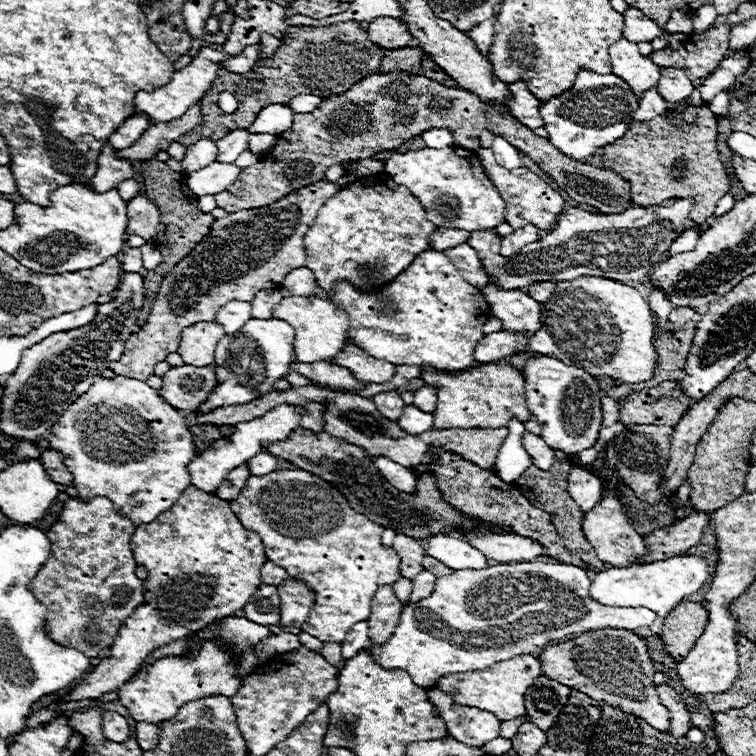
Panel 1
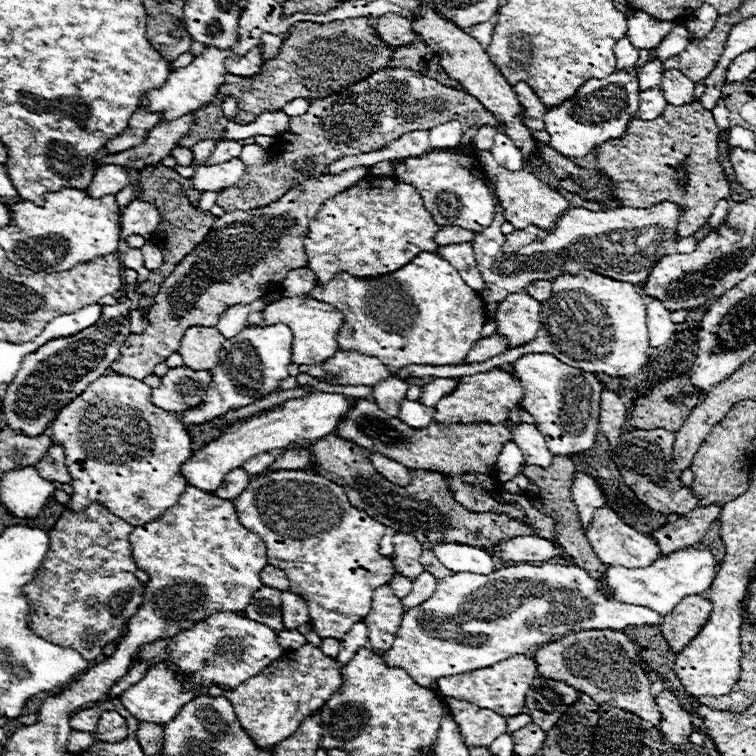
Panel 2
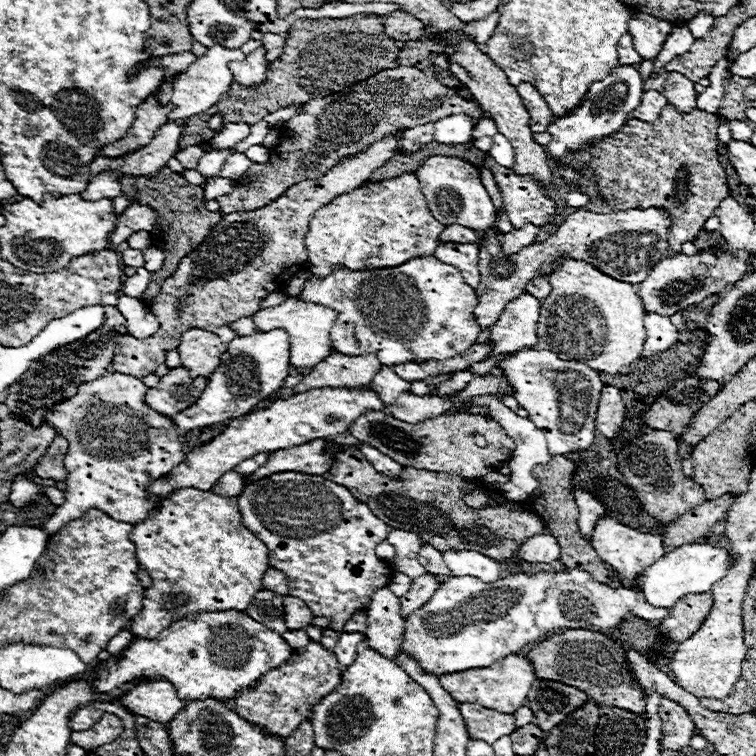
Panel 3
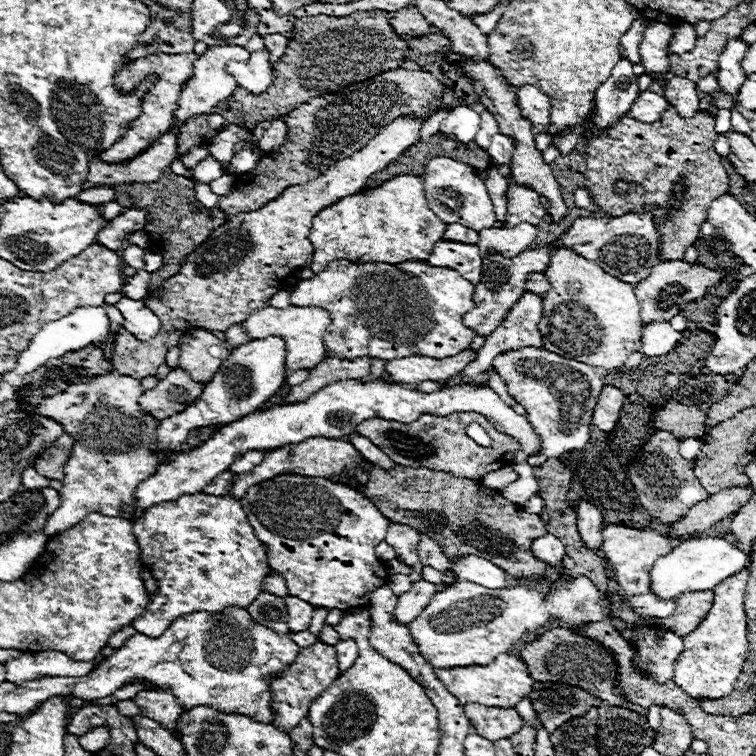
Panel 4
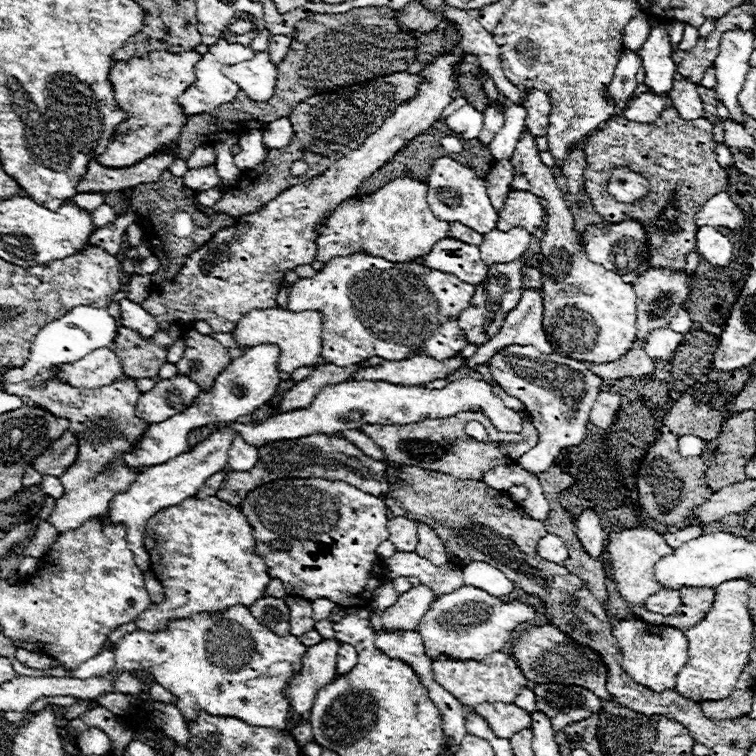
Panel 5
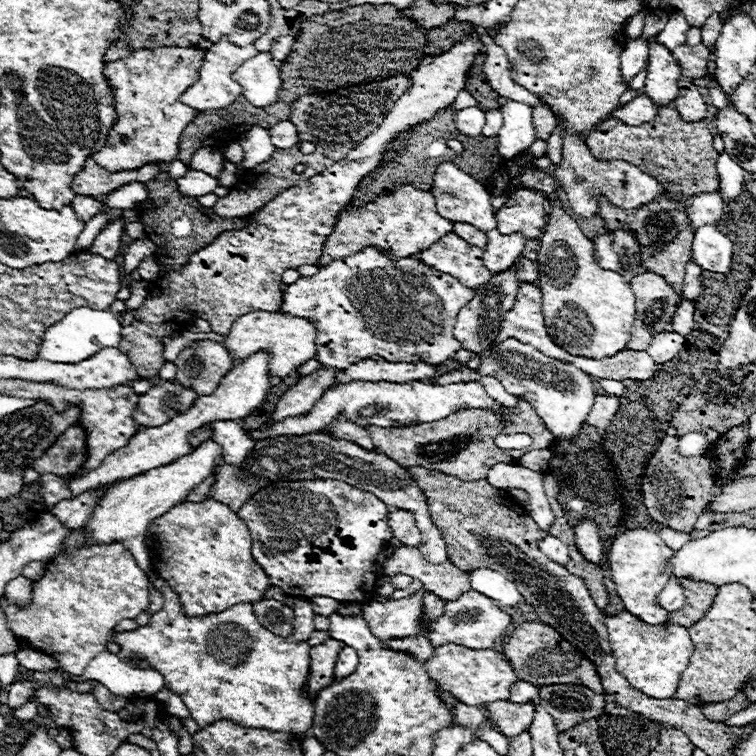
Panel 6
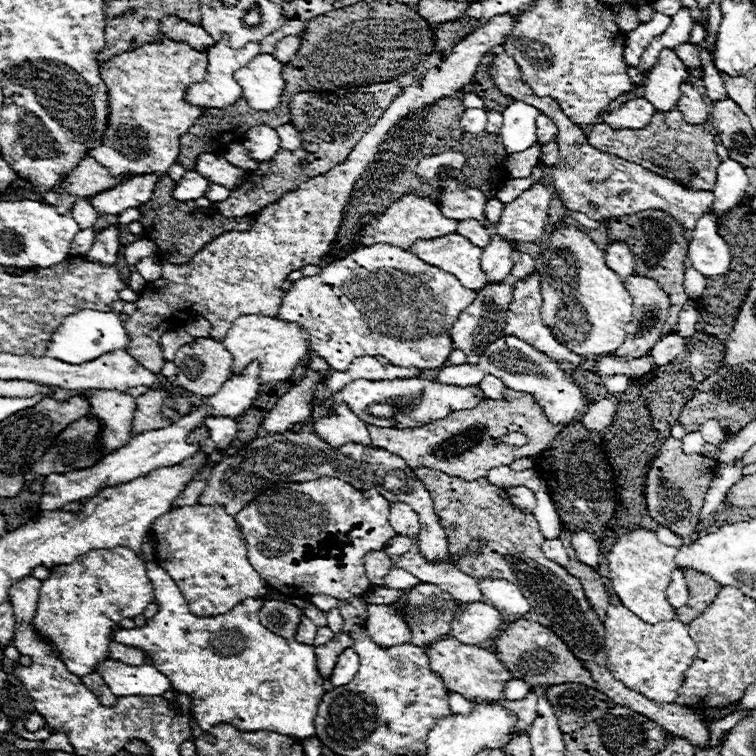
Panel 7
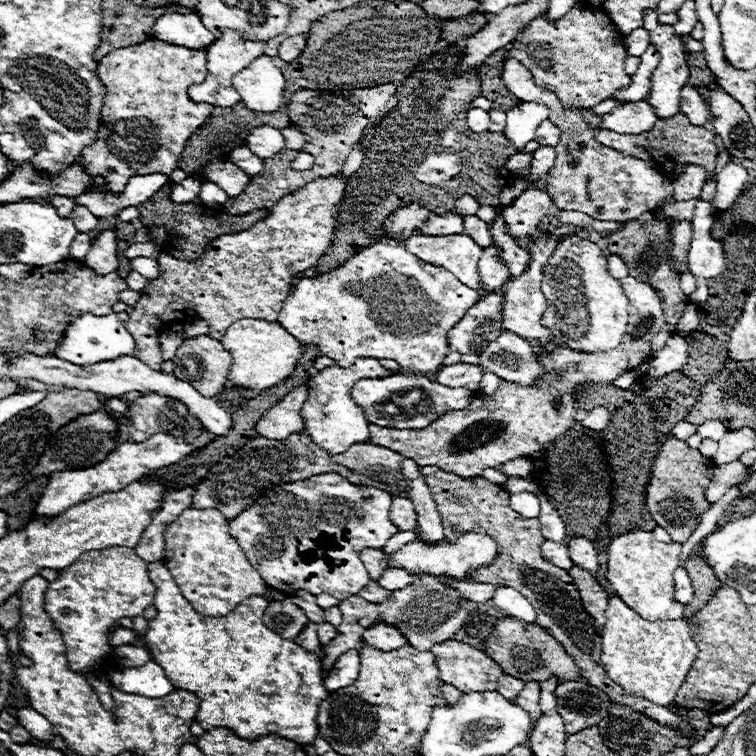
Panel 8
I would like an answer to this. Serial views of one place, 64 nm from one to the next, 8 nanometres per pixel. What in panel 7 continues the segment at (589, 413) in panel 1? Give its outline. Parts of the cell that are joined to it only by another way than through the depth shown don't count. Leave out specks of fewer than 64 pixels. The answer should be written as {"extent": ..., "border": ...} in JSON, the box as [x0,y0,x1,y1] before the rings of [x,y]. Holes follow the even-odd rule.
{"extent":[436,336,588,426],"border":[[[502,336],[496,342],[492,342],[488,346],[488,350],[480,356],[480,362],[474,366],[470,366],[470,364],[444,366],[436,374],[436,382],[450,384],[450,386],[478,386],[486,374],[494,374],[496,378],[500,378],[504,382],[504,386],[508,386],[512,390],[522,390],[522,392],[534,394],[538,398],[538,402],[542,402],[546,416],[554,424],[562,422],[564,426],[568,426],[570,422],[580,420],[578,414],[584,414],[588,410],[580,388],[572,382],[570,370],[568,372],[562,370],[552,358],[534,350],[528,342],[522,342],[520,338],[514,338],[514,336]]]}

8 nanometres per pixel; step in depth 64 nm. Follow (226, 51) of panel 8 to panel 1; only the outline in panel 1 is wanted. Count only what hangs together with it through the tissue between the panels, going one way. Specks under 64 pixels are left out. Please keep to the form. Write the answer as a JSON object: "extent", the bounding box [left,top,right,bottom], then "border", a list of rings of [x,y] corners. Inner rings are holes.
{"extent":[134,48,230,124],"border":[[[200,48],[198,54],[192,58],[192,62],[182,68],[182,70],[176,70],[170,78],[168,84],[152,90],[152,92],[140,92],[134,100],[136,104],[136,112],[144,112],[144,114],[150,114],[150,122],[156,124],[156,122],[170,122],[170,120],[176,120],[180,118],[192,104],[200,102],[204,98],[204,94],[208,92],[208,88],[212,86],[212,80],[218,76],[218,70],[222,68],[222,62],[228,60],[230,54],[222,52],[222,50],[214,50],[214,48]]]}

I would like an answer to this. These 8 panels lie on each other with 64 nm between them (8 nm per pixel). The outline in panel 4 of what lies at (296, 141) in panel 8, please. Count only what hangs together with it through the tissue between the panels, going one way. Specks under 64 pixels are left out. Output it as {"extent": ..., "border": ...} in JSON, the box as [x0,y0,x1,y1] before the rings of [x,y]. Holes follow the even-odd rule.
{"extent":[258,120,288,152],"border":[[[276,120],[272,122],[272,126],[264,132],[264,136],[260,138],[258,148],[264,152],[274,152],[278,150],[284,142],[286,142],[286,134],[288,134],[288,124],[284,120]]]}

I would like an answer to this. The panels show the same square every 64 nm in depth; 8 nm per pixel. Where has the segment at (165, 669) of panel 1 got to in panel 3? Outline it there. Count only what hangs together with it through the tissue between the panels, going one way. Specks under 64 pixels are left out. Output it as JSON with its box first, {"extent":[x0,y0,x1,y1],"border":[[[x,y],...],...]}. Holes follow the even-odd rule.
{"extent":[122,680,184,724],"border":[[[142,680],[122,696],[122,704],[132,710],[132,714],[146,716],[154,722],[168,724],[184,708],[184,702],[176,696],[176,690],[170,682],[152,682]]]}

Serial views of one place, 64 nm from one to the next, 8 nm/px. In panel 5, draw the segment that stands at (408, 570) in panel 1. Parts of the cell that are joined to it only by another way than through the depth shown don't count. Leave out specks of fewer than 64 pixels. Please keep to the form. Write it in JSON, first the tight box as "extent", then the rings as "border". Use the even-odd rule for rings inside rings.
{"extent":[388,516,418,550],"border":[[[392,516],[388,520],[388,530],[390,530],[390,542],[394,544],[396,550],[416,550],[418,544],[418,534],[416,534],[416,524],[410,518],[404,516]]]}

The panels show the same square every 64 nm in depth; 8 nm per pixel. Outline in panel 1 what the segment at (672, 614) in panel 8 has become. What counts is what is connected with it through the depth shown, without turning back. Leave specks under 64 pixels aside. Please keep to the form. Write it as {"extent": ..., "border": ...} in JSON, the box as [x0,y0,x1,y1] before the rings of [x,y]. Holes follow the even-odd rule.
{"extent":[584,486,650,566],"border":[[[604,486],[604,498],[602,502],[590,510],[590,514],[584,514],[584,534],[586,540],[594,546],[598,560],[610,564],[610,566],[634,566],[642,556],[650,552],[650,548],[644,542],[644,536],[640,536],[630,524],[626,514],[622,512],[618,496],[612,492],[610,486]]]}

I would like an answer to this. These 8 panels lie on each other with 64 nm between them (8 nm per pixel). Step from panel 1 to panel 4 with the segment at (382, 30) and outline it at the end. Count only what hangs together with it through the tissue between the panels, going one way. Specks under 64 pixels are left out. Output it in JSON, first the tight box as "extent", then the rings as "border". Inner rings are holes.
{"extent":[390,6,434,38],"border":[[[406,6],[394,12],[390,22],[394,24],[394,30],[398,36],[412,36],[412,38],[418,38],[418,34],[428,34],[434,28],[414,6]]]}

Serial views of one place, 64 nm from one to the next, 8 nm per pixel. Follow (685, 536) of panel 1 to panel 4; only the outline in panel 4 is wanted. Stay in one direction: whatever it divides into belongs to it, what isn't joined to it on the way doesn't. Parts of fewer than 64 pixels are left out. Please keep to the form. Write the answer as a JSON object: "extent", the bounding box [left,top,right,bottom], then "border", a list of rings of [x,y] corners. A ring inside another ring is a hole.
{"extent":[668,486,754,536],"border":[[[734,486],[726,488],[708,500],[698,502],[694,508],[688,510],[688,514],[670,526],[668,536],[692,536],[692,534],[702,534],[708,530],[714,522],[720,522],[722,518],[734,514],[740,510],[750,498],[754,496],[752,486]]]}

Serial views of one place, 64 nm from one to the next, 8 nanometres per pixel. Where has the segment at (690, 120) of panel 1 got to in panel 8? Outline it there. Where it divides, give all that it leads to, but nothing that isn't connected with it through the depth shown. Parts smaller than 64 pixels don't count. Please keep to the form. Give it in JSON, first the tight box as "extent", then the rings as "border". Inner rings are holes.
{"extent":[594,114,718,358],"border":[[[676,114],[674,118],[670,118],[670,122],[658,120],[654,130],[650,130],[650,134],[630,136],[630,134],[614,134],[614,132],[608,132],[602,128],[596,128],[594,132],[596,132],[598,142],[602,142],[604,146],[614,146],[614,150],[622,150],[622,154],[634,154],[634,156],[642,158],[644,162],[650,162],[650,166],[654,166],[660,174],[670,174],[674,178],[678,178],[688,164],[704,166],[708,170],[708,178],[710,178],[714,172],[714,166],[716,166],[718,148],[714,144],[714,134],[710,130],[706,130],[704,126],[690,124],[684,114]],[[642,214],[640,218],[630,220],[626,224],[626,228],[616,230],[616,232],[610,234],[608,252],[622,256],[622,260],[626,260],[628,274],[634,276],[640,282],[650,284],[658,292],[658,296],[662,298],[662,310],[664,310],[666,326],[663,326],[660,332],[653,338],[650,358],[674,334],[674,329],[669,331],[667,326],[672,327],[678,324],[678,320],[680,320],[680,316],[682,316],[682,312],[686,310],[686,304],[688,304],[688,298],[680,290],[678,276],[674,276],[672,270],[670,270],[670,266],[668,266],[668,248],[670,248],[670,242],[668,242],[668,222],[656,222],[654,214]]]}

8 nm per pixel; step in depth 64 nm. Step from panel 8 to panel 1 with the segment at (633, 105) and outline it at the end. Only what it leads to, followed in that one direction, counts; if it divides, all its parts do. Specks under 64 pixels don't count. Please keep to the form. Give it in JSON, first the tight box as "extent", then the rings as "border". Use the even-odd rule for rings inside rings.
{"extent":[632,88,668,122],"border":[[[652,88],[640,96],[640,108],[632,114],[632,118],[640,120],[640,122],[648,122],[648,120],[664,114],[666,106],[668,106],[668,102],[658,94],[656,88]]]}

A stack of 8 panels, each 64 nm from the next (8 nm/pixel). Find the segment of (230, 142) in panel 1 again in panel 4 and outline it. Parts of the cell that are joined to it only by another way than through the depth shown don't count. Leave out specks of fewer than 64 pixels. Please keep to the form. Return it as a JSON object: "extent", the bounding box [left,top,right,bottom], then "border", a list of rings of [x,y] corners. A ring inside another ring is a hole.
{"extent":[188,156,222,184],"border":[[[208,156],[206,160],[202,160],[198,166],[194,166],[188,172],[188,178],[192,182],[202,182],[202,184],[210,184],[212,180],[216,180],[220,176],[222,176],[222,168],[220,168],[220,164],[212,156]]]}

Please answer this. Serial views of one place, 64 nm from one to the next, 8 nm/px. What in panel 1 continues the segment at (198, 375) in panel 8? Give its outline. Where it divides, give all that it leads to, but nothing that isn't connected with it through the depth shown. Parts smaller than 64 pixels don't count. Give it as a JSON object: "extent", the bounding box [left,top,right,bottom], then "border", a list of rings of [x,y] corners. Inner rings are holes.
{"extent":[178,322,224,366],"border":[[[198,322],[182,332],[178,354],[184,358],[186,364],[192,366],[212,366],[214,364],[214,350],[218,338],[224,336],[224,330],[216,322]]]}

